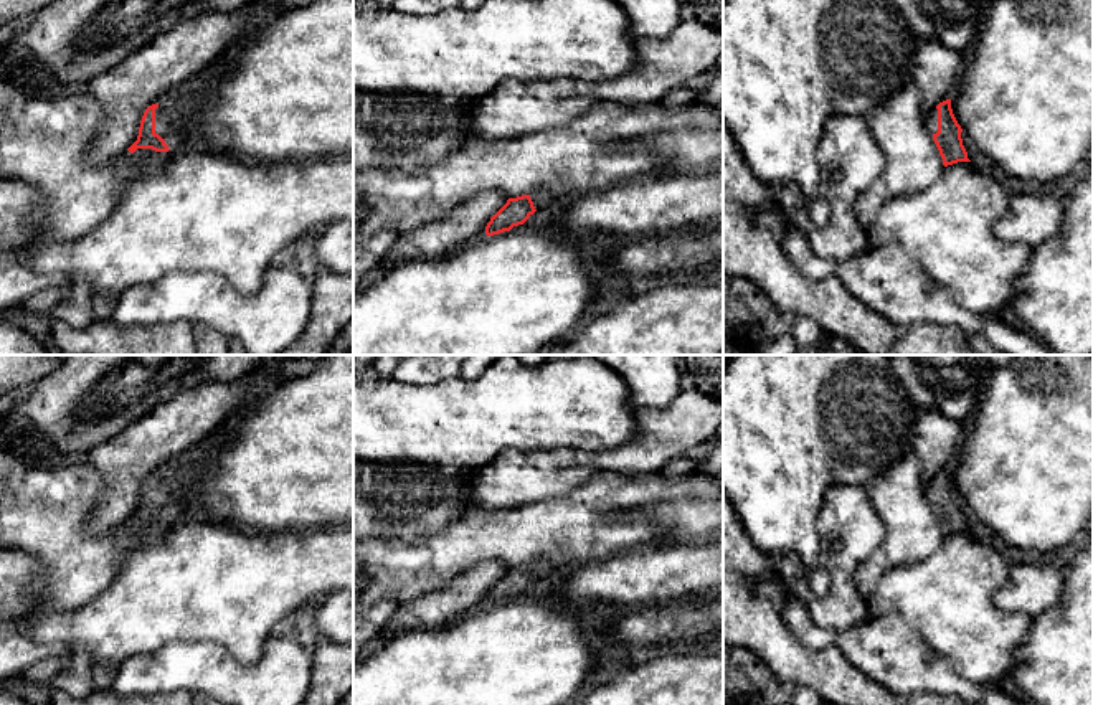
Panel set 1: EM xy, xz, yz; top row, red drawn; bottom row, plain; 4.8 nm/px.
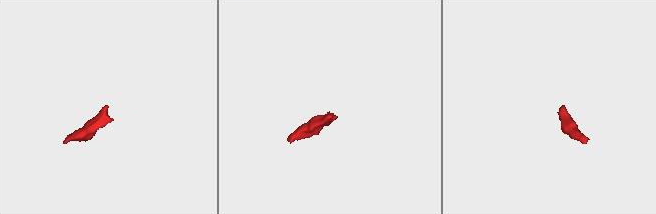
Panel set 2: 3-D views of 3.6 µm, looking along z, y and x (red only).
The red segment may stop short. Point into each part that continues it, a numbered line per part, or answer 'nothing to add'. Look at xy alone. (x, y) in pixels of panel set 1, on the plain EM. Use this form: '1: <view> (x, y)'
1: xy (172, 487)

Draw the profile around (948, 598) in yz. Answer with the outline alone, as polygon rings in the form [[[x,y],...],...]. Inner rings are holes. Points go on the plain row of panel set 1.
[[[958,532],[944,537],[930,558],[888,570],[877,593],[934,651],[949,657],[959,675],[991,685],[1012,672],[1015,652],[1034,622],[1027,614],[1005,613],[994,603],[994,593],[1007,583],[1009,570],[1010,563],[984,538]]]

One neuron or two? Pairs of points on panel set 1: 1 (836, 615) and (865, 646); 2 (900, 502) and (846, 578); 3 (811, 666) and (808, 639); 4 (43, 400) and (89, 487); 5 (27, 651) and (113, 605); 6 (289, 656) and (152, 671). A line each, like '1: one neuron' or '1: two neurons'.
1: two neurons
2: two neurons
3: two neurons
4: two neurons
5: two neurons
6: one neuron

